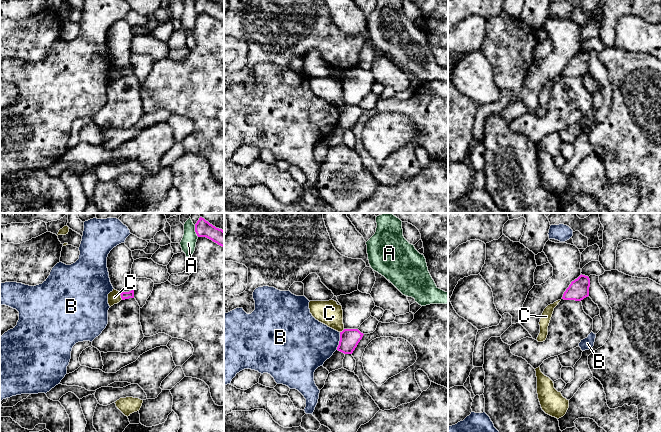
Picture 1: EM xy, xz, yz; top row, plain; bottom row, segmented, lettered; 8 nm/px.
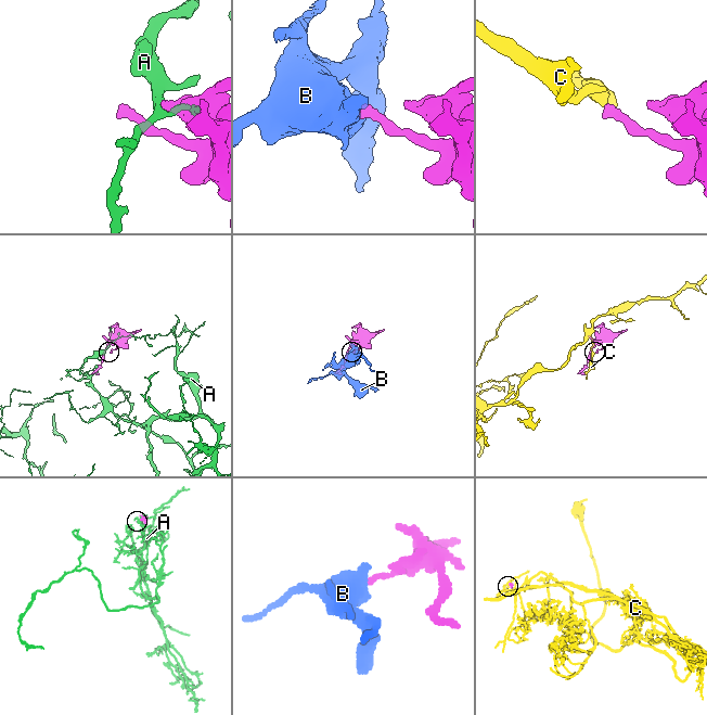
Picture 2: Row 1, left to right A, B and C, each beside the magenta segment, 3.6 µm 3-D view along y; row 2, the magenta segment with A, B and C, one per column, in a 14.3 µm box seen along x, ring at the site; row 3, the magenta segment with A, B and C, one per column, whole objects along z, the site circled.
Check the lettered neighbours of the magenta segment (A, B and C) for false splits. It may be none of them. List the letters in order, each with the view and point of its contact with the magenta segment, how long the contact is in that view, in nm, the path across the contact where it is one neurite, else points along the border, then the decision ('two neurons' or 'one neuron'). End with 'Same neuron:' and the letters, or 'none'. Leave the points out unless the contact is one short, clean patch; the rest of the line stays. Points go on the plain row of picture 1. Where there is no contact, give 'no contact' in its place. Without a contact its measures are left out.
A: meets magenta in xy at (195, 7); contact 100 nm long; two neurons
B: meets magenta in xz at (339, 117); contact 150 nm long; border along xz (340, 108), (340, 116), (336, 125); two neurons
C: meets magenta in xy at (121, 72); contact 70 nm long; border along xy (119, 68), (122, 75); two neurons
Same neuron: none

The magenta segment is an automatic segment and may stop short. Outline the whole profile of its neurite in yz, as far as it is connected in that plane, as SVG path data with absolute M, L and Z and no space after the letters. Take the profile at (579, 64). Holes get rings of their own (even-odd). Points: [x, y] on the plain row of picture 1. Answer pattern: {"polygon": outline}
{"polygon": "M581 50L577 55L571 58L564 68L562 75L581 77L589 72L589 63L589 53Z"}

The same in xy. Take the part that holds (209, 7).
{"polygon": "M195 0L195 8L198 13L206 13L218 21L224 23L224 7L212 0Z"}

